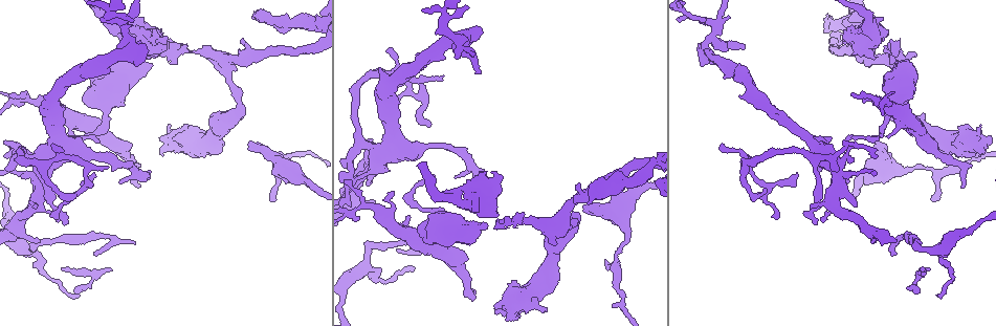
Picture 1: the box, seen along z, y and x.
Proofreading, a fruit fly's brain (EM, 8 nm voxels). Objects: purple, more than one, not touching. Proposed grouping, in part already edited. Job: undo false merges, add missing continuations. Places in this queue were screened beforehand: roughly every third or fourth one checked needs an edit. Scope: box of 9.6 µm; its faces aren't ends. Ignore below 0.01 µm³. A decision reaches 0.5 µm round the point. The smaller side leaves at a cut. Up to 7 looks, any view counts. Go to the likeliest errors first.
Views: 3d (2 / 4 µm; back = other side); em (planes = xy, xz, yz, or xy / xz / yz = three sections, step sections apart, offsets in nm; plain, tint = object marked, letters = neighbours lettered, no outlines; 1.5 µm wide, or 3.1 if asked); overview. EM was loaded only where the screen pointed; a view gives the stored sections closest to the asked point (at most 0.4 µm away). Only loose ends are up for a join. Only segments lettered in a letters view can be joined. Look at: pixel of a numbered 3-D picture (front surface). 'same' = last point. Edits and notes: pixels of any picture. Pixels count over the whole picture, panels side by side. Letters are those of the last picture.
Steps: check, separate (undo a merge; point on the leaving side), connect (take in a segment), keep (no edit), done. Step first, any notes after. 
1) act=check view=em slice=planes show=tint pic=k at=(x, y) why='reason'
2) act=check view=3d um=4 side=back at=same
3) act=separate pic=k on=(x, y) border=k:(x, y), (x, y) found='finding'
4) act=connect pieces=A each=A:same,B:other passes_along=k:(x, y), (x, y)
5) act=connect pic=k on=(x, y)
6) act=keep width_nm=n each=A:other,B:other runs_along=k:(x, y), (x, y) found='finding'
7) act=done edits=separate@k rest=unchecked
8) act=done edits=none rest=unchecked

act=check view=em slice=planes show=plain pic=1 at=(486, 226) why='thick end'

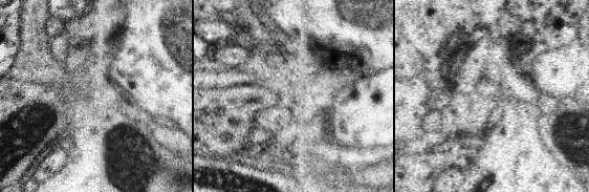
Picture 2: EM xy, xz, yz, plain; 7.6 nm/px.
act=check view=em slice=planes show=letters at=same why='what lies round it'

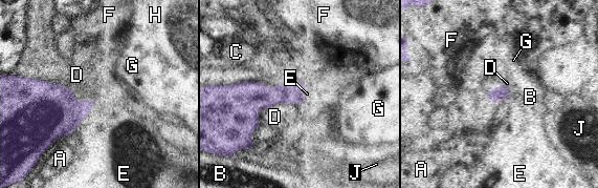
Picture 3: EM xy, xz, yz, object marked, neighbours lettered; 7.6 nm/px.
act=keep each=A:other,B:other,C:other,D:other,E:other,F:other,G:other,H:other,J:other border=3:(96, 101), (87, 116), (70, 134) found='none of them fits'

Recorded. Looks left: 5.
act=check view=3d um=2 pic=1 at=(588, 202) why='an open end'

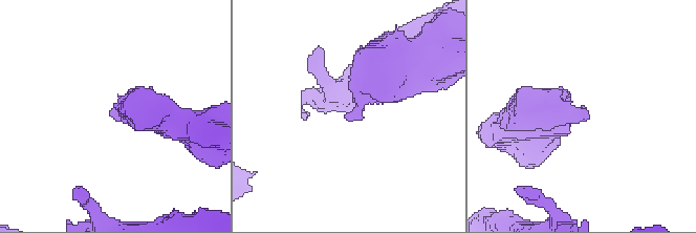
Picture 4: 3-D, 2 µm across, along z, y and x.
act=check view=em slice=xz step=8 show=tint pic=4 at=(346, 119)

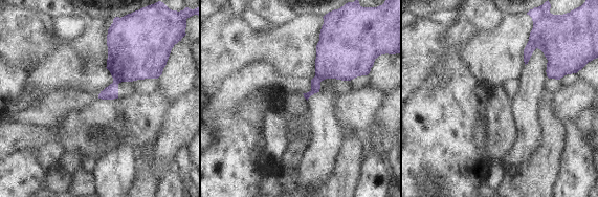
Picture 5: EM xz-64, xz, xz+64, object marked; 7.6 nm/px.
act=check view=em slice=planes show=letters at=same why='cut it another way'

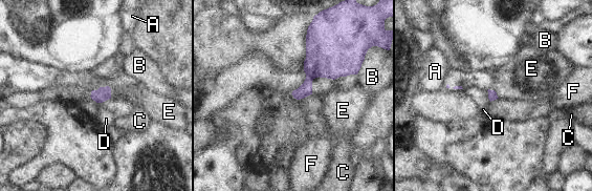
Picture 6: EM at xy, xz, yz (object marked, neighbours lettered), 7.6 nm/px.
act=keep each=A:other,B:other,C:other,D:other,E:other,F:other border=6:(110, 87), (103, 86), (91, 91) found='none of them fits'

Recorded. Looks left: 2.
act=check view=em slice=yz step=8 show=letters pic=1 at=(794, 174) why='tapers out'

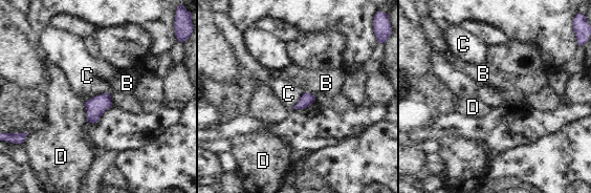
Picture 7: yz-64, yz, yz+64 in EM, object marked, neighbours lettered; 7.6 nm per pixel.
act=keep each=B:other,C:other,D:other found='none of them fits'

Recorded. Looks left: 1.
act=done edits=none rest=unchecked

